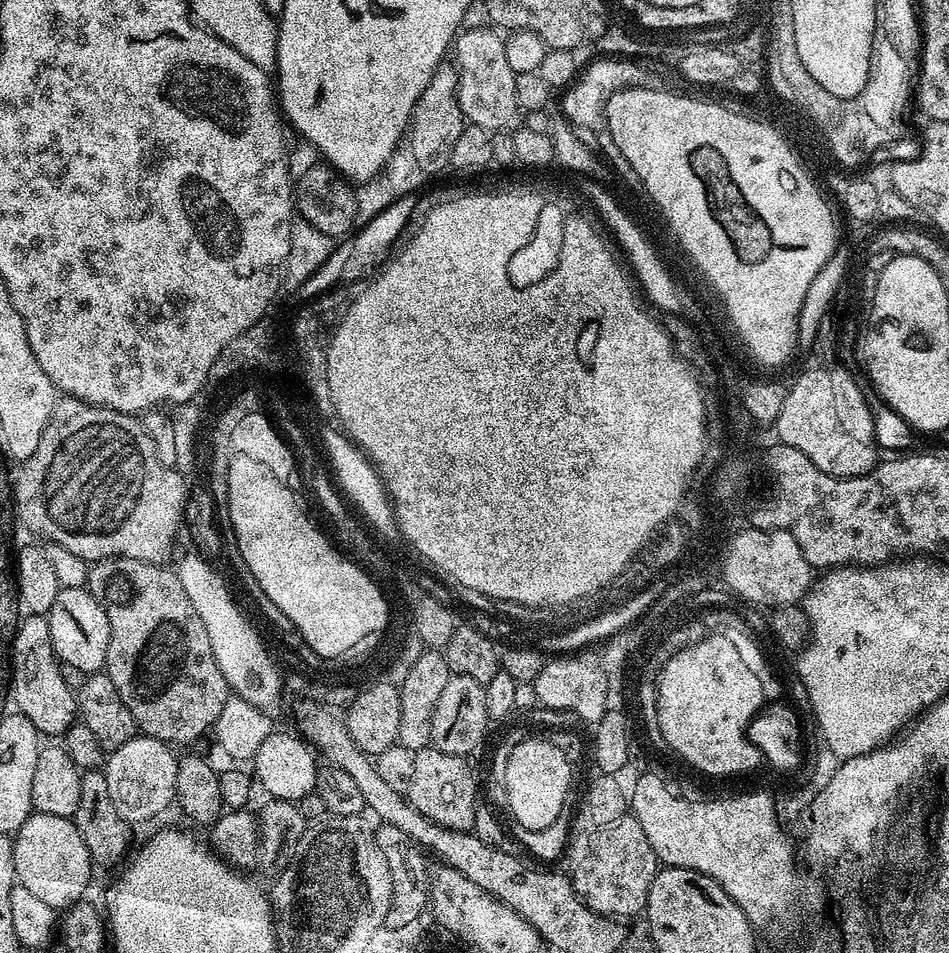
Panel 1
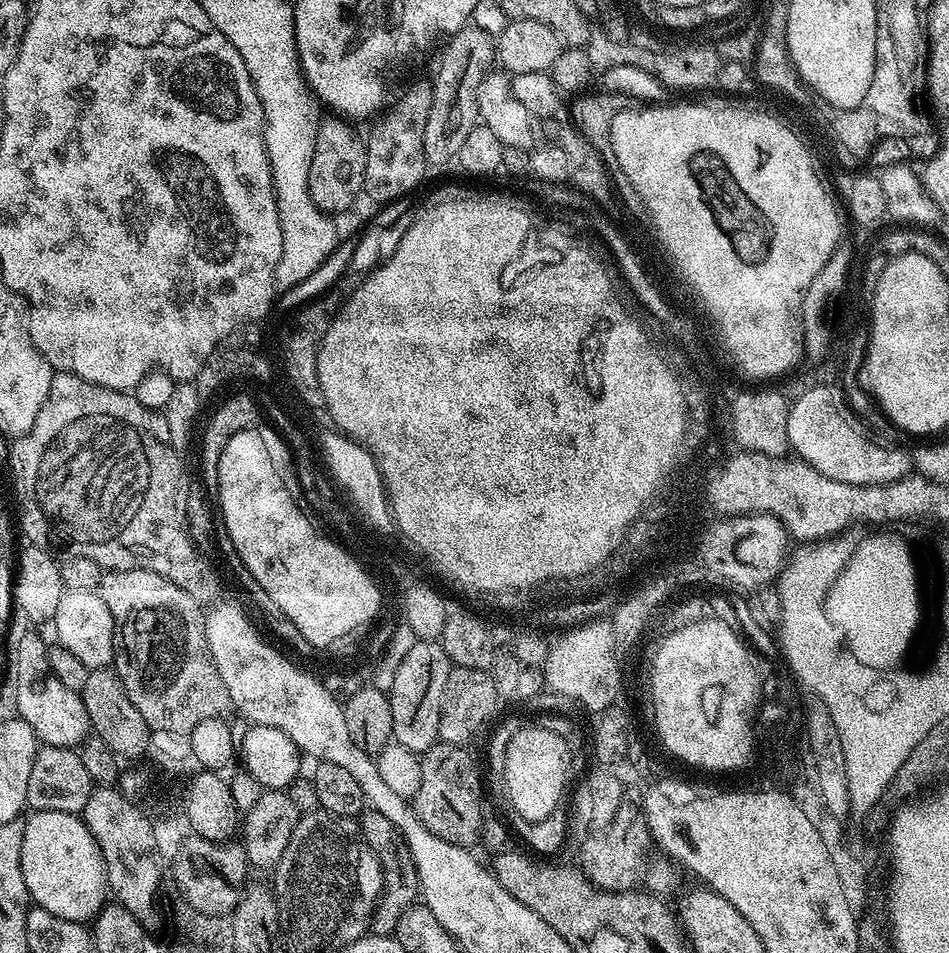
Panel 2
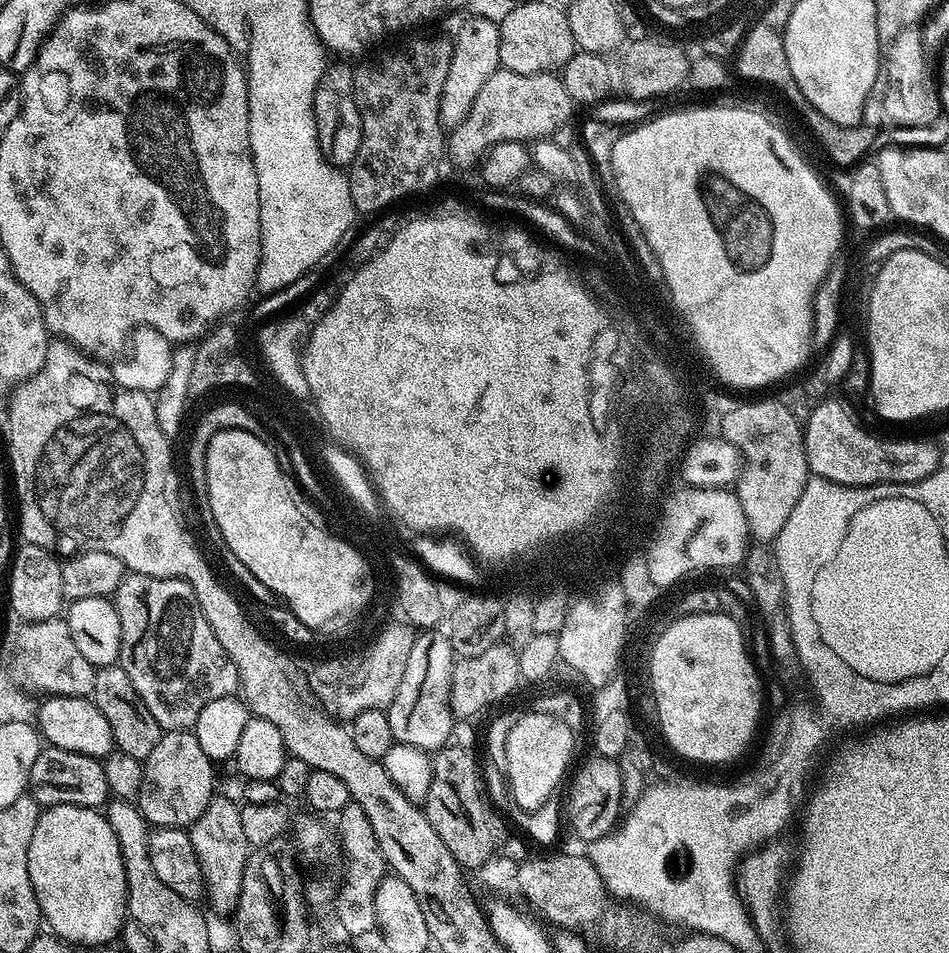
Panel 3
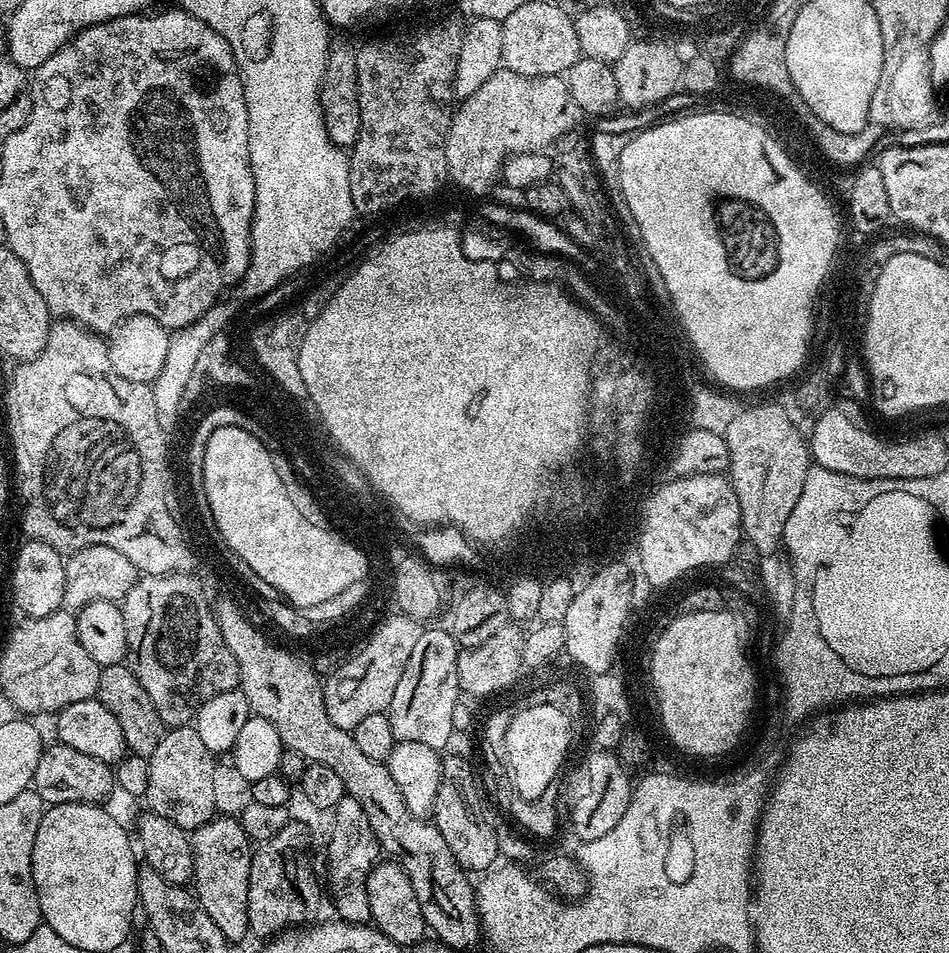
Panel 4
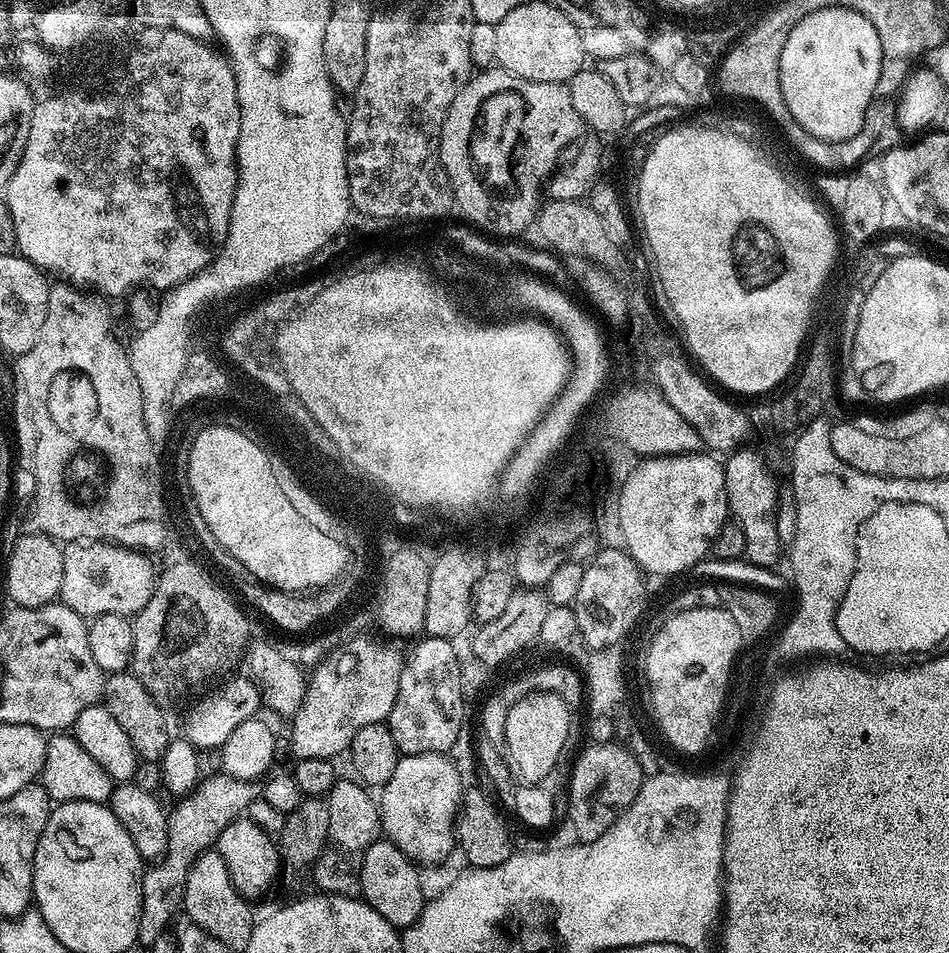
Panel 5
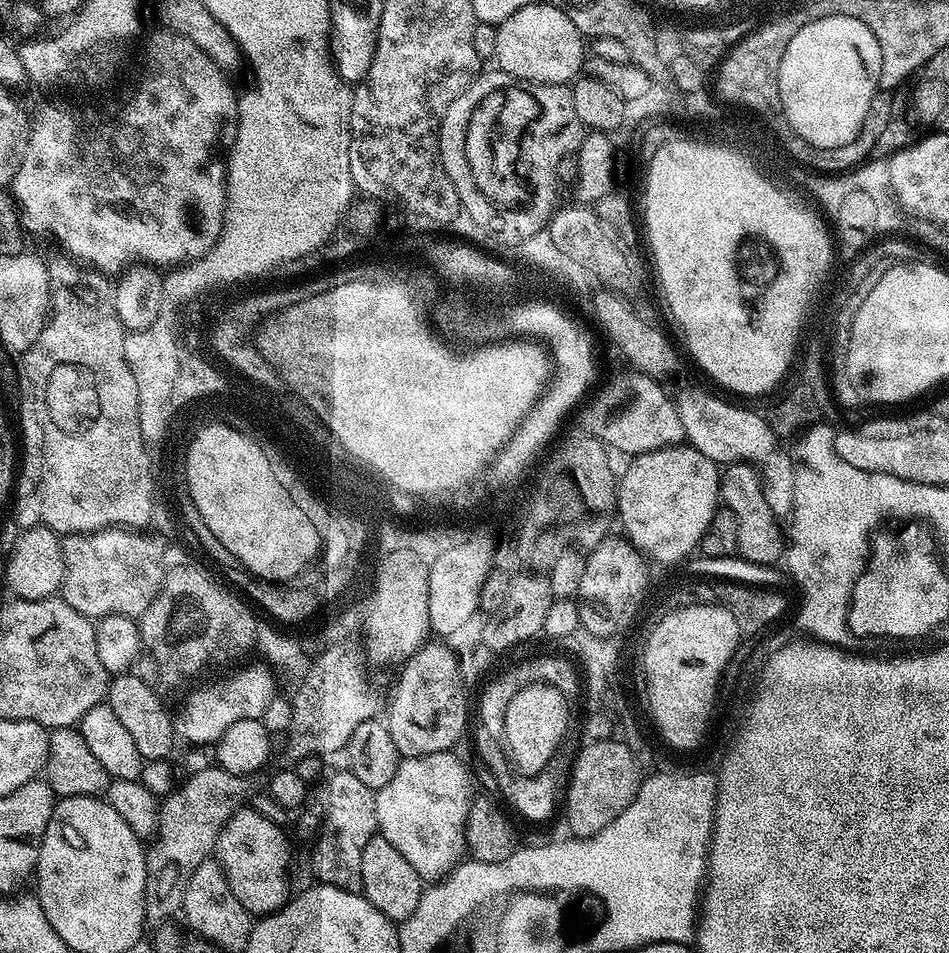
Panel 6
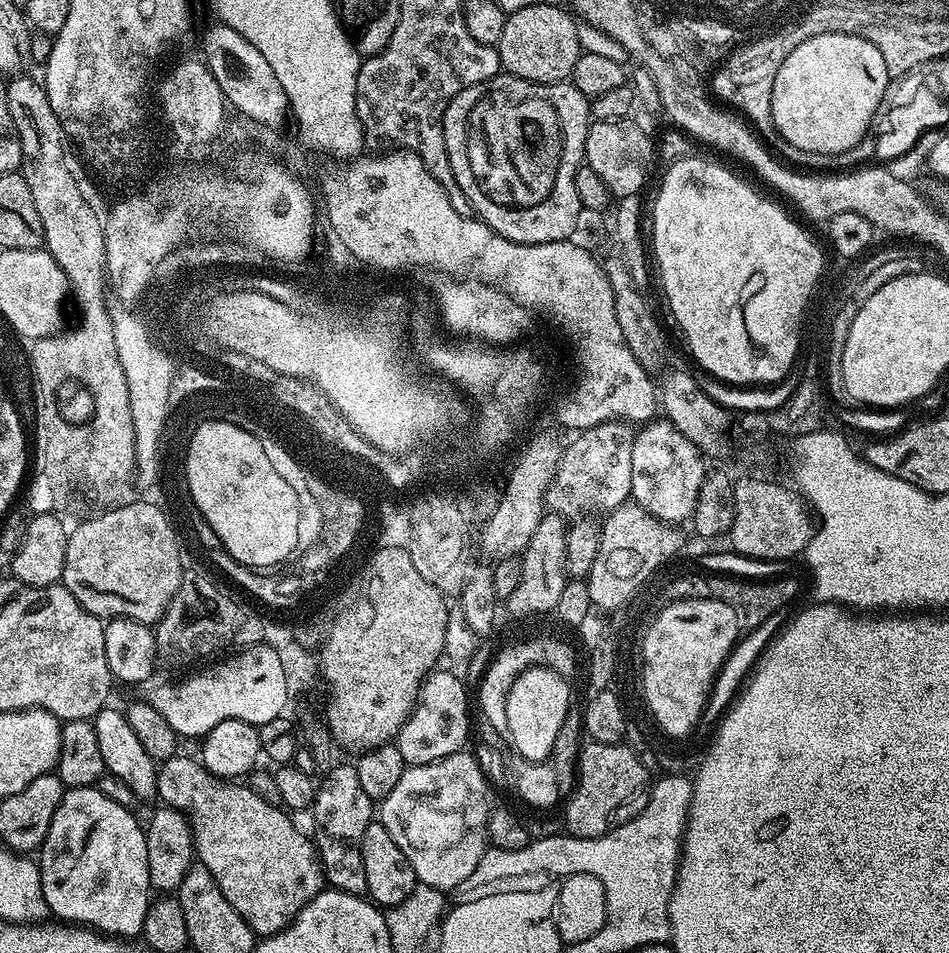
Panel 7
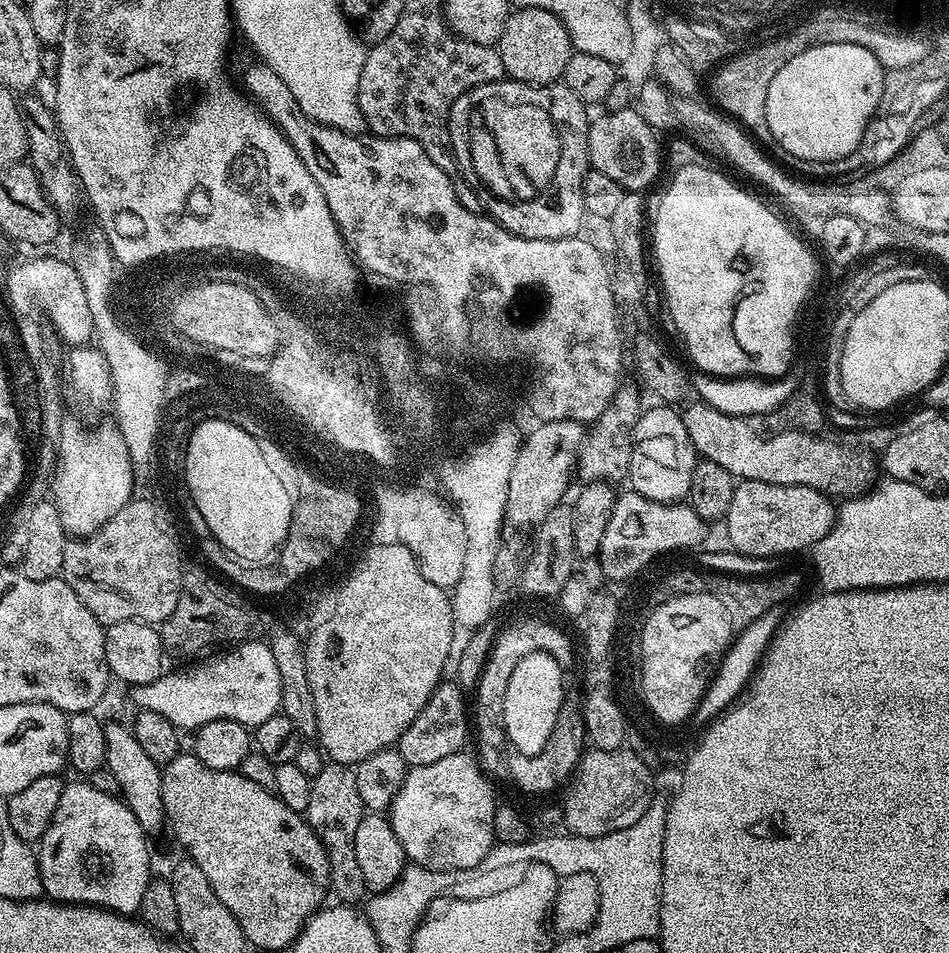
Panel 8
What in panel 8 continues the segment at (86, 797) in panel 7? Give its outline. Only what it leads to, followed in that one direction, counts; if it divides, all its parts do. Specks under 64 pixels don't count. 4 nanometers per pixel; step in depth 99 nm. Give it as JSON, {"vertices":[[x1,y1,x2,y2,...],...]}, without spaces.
{"vertices":[[89,782,65,783,58,810,54,810,54,818,38,842,44,896,61,904,91,904,93,908,107,908,110,912,119,912,121,916,139,913,142,894,146,894,148,881,154,876,148,840,149,833,138,826,138,818,134,818,119,795,96,790]]}

